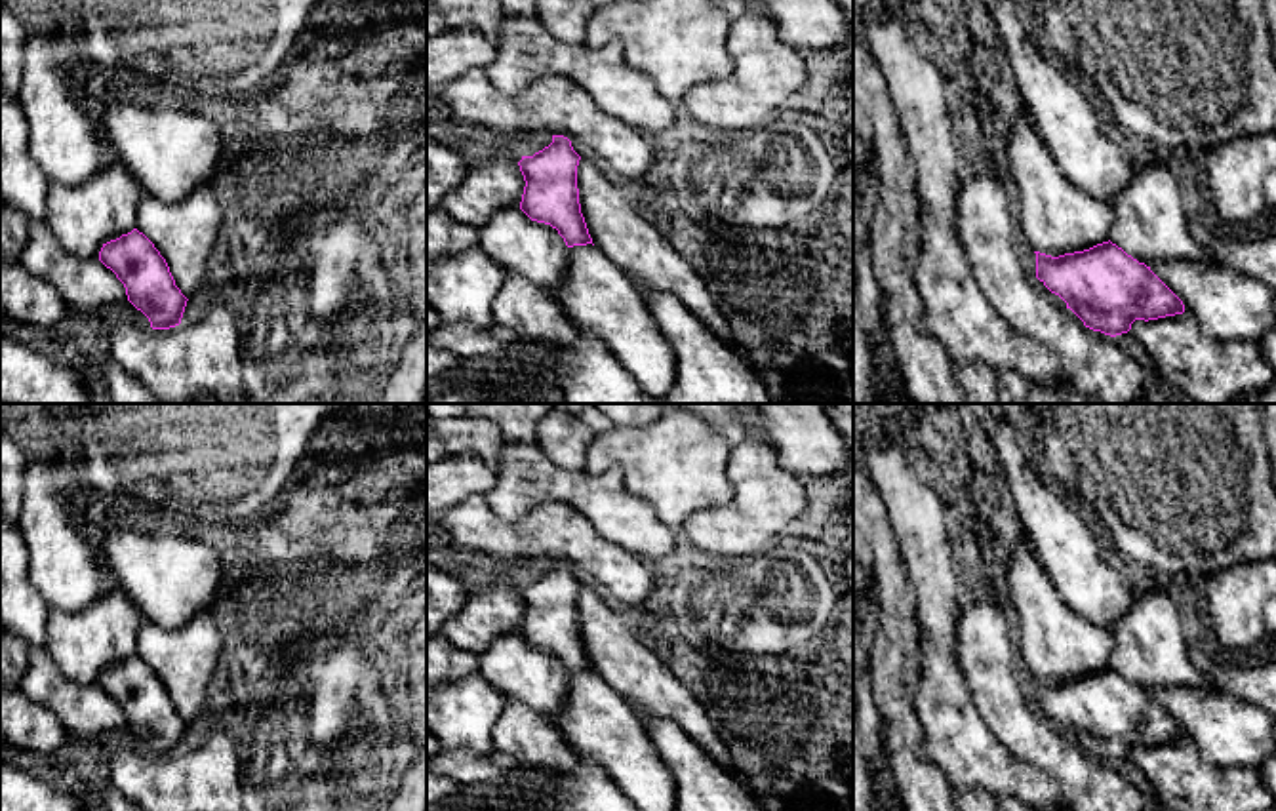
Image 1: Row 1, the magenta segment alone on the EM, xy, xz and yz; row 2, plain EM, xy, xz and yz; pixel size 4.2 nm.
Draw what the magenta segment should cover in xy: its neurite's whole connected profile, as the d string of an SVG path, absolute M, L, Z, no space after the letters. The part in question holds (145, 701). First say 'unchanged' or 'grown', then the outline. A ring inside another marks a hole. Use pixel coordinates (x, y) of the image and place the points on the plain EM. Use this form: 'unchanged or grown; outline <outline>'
unchanged; outline M137 655L103 670L99 687L124 710L128 727L141 737L152 756L181 750L187 723L175 712L166 685Z

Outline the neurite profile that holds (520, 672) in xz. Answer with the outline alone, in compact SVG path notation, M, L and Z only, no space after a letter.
M499 634L476 659L478 672L507 701L524 702L554 723L568 693L568 672L556 655L531 647L520 634Z

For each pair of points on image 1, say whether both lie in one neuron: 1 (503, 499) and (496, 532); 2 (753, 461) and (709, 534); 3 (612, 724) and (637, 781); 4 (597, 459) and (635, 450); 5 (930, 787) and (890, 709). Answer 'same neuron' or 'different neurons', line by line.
1: different neurons
2: same neuron
3: same neuron
4: same neuron
5: same neuron

